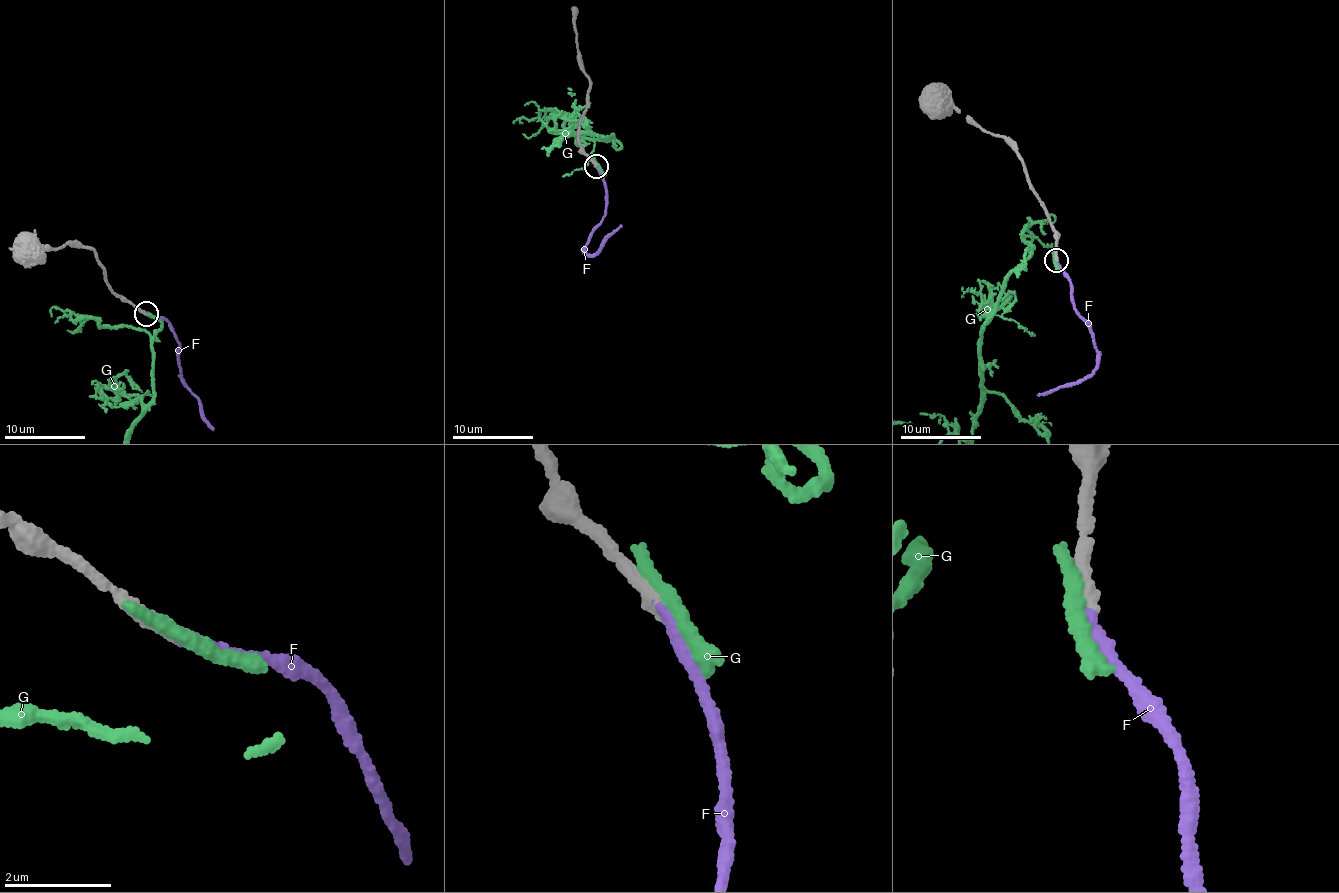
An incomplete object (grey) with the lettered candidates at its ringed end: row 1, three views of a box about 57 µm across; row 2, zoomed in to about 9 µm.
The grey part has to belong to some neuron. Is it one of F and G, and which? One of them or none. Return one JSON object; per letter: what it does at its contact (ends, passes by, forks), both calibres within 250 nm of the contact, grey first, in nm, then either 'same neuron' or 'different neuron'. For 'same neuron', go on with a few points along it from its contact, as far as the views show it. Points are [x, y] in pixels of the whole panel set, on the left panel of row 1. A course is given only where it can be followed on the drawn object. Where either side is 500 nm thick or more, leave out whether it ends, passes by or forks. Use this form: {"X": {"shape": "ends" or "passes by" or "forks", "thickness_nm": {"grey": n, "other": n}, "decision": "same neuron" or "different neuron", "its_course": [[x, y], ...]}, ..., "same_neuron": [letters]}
{"F": {"shape": "ends", "thickness_nm": {"grey": 280, "other": 220}, "decision": "same neuron"}, "G": {"shape": "ends", "thickness_nm": {"grey": 320, "other": 320}, "decision": "different neuron"}, "same_neuron": ["F"]}

